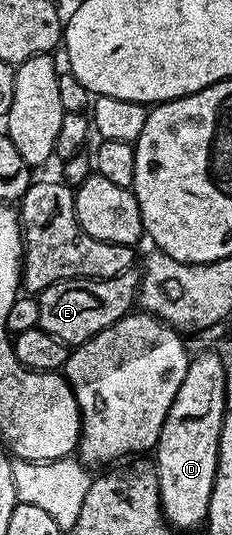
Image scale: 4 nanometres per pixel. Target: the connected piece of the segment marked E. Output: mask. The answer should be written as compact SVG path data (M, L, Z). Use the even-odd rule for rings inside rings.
M135 269L117 278L71 278L50 284L38 296L39 329L69 348L78 347L129 313L137 305L139 288L140 274Z

